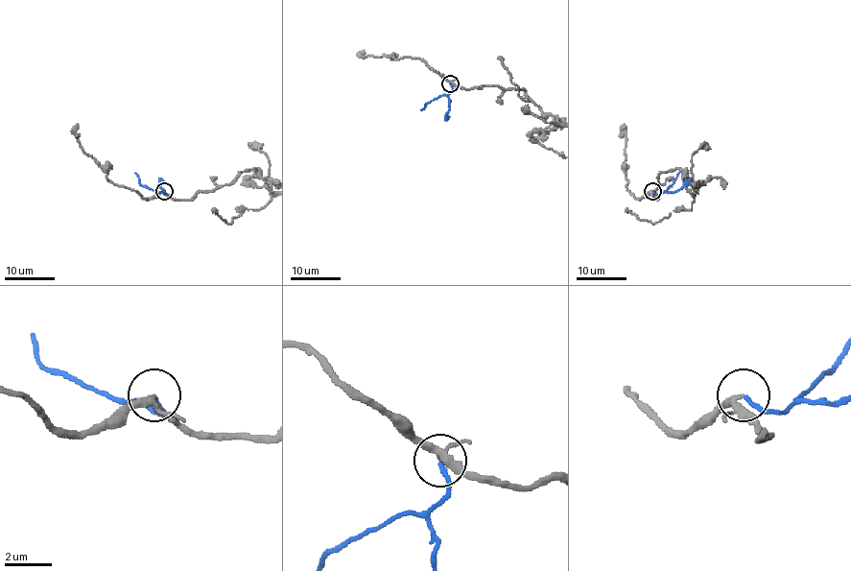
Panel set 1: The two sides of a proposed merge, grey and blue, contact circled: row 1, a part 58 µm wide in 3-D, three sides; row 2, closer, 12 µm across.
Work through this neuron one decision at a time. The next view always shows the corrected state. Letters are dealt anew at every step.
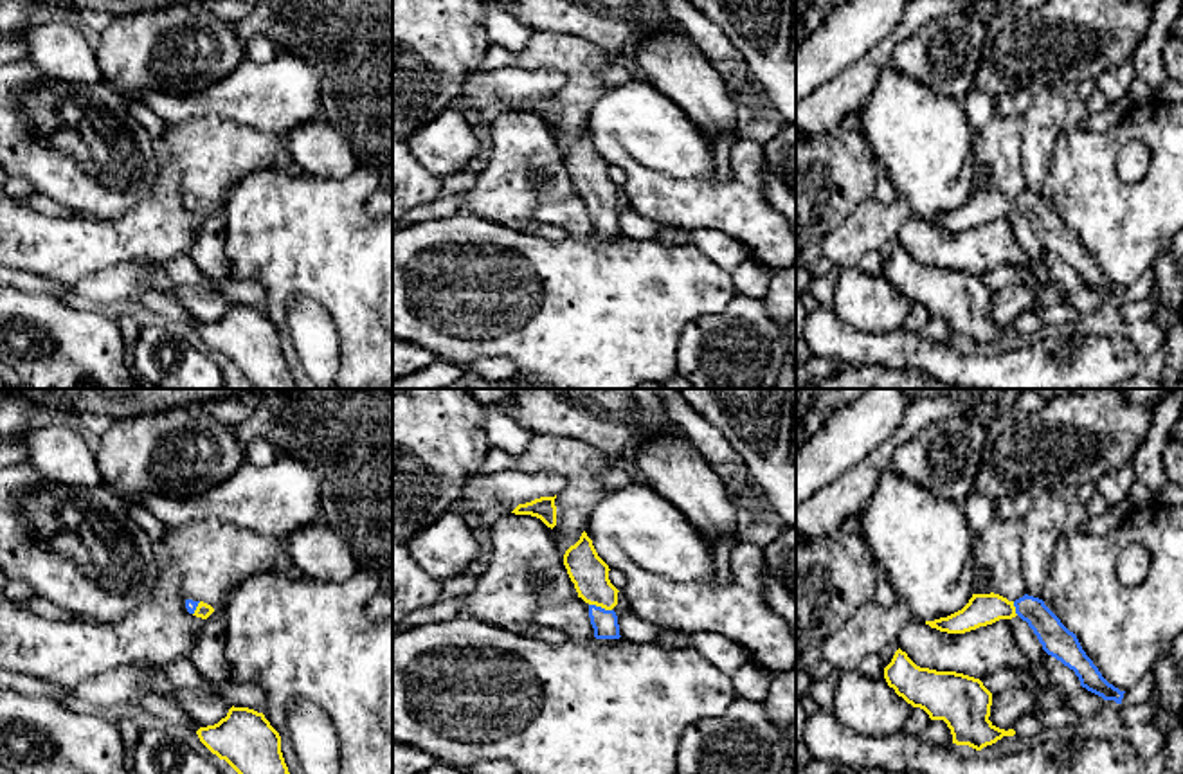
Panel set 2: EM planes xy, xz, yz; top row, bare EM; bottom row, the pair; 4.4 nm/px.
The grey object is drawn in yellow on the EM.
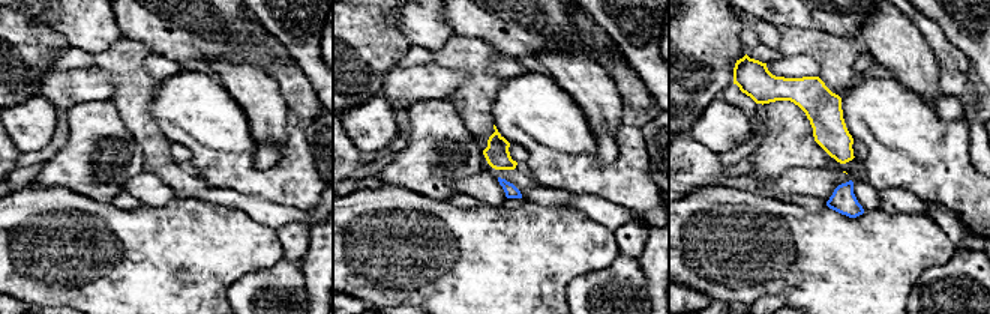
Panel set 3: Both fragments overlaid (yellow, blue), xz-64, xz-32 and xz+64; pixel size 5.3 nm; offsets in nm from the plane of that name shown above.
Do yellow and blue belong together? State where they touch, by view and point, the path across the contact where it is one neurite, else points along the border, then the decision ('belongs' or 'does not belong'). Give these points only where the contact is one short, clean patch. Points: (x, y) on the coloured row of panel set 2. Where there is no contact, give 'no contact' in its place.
xz (600, 605) | across xz (587, 571), (600, 594), (600, 605), (604, 621) | belongs

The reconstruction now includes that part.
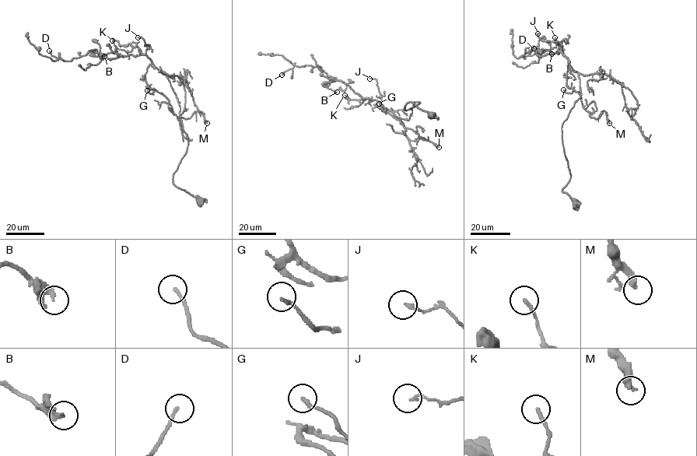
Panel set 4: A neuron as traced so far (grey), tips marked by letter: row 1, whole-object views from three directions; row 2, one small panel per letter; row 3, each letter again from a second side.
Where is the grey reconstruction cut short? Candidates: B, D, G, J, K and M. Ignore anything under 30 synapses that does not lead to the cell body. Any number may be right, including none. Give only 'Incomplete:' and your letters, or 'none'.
Incomplete: none

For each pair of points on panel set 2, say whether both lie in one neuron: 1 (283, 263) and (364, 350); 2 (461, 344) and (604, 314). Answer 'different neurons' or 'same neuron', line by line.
1: same neuron
2: same neuron

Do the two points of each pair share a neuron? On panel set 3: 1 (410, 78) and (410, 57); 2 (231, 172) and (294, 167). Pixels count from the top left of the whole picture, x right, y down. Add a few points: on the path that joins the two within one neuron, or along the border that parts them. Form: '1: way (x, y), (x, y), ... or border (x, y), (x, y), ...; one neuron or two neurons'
1: border (432, 60), (423, 65), (396, 68); two neurons
2: way (246, 179), (279, 179); one neuron

